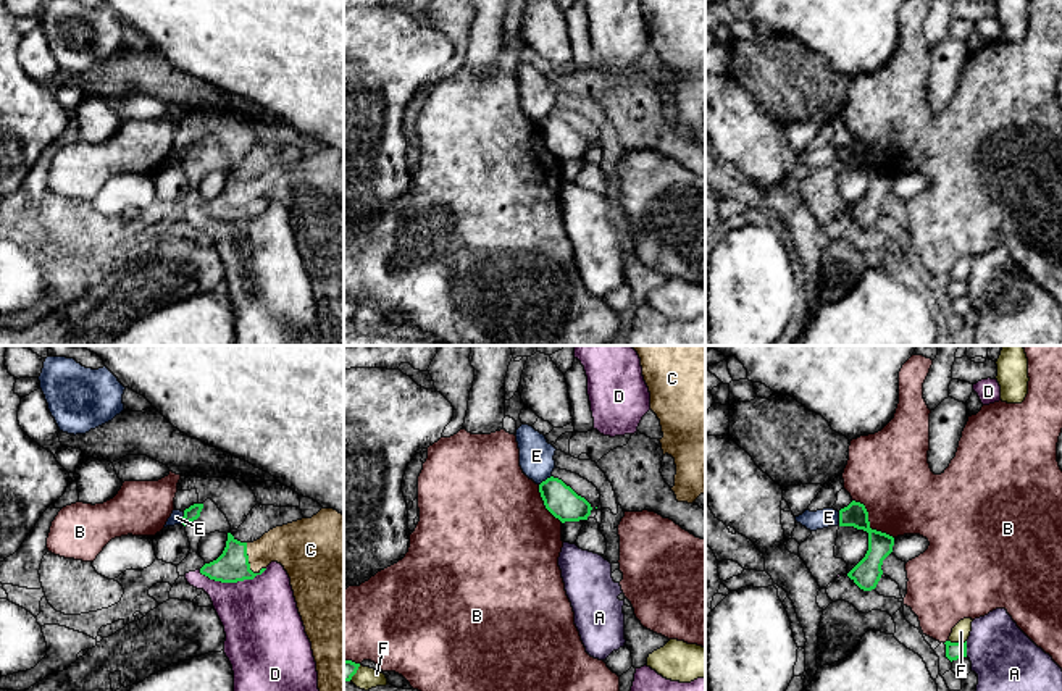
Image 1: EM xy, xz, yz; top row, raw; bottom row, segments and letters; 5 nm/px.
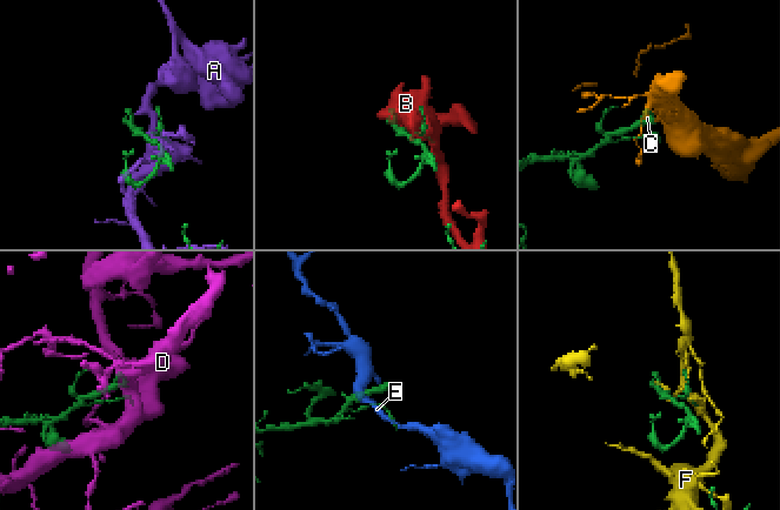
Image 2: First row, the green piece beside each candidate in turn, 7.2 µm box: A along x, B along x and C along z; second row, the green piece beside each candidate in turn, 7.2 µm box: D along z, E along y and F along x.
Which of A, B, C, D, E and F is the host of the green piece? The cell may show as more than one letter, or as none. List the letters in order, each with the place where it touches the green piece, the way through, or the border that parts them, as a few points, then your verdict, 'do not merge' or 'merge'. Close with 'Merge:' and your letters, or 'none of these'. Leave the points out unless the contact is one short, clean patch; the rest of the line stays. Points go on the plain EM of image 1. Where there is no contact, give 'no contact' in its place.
A: contact yz (965, 288); do not merge
B: contact yz (869, 160); do not merge
C: contact xy (247, 199); way xy (233, 204), (239, 199), (247, 199), (273, 184), (294, 184); merge
D: contact xy (233, 220); do not merge
E: contact yz (840, 157); border yz (838, 150), (840, 163); do not merge
F: contact yz (957, 281); do not merge
Merge: C

